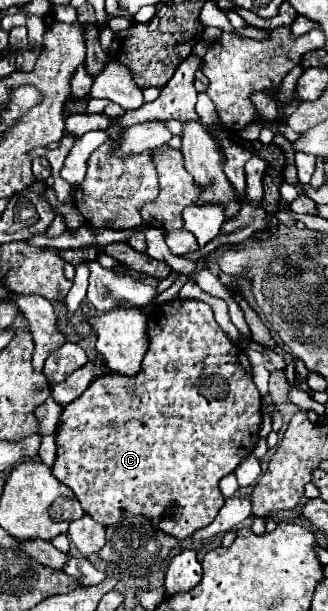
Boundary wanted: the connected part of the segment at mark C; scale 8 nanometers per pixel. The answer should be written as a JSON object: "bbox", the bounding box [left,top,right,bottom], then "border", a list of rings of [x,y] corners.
{"bbox":[53,300,261,538],"border":[[[171,300],[165,304],[157,304],[153,312],[147,318],[149,324],[149,352],[145,354],[145,360],[141,364],[141,372],[135,376],[121,376],[115,372],[103,374],[91,382],[91,386],[71,404],[63,408],[63,414],[59,416],[59,426],[55,432],[55,444],[57,444],[57,458],[53,468],[53,476],[59,478],[63,484],[67,484],[77,500],[81,502],[85,514],[89,514],[95,522],[103,526],[111,526],[121,522],[123,518],[131,516],[147,516],[151,520],[151,526],[161,530],[169,528],[169,534],[185,534],[185,538],[193,536],[197,530],[209,526],[213,518],[219,514],[221,506],[225,504],[225,498],[219,490],[219,480],[227,474],[231,474],[243,456],[249,456],[259,440],[259,426],[261,426],[261,396],[257,386],[251,378],[251,364],[243,350],[229,342],[229,338],[223,334],[223,330],[217,326],[213,318],[213,310],[209,304],[203,304],[199,300]]]}

